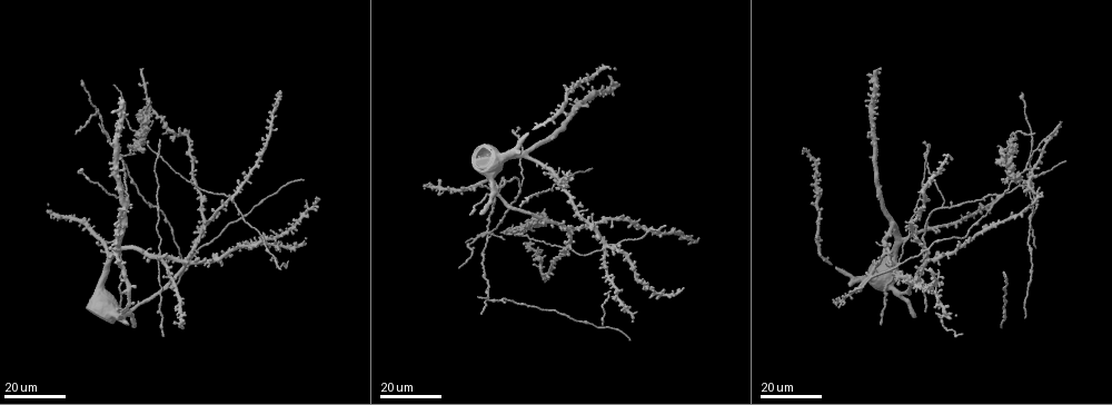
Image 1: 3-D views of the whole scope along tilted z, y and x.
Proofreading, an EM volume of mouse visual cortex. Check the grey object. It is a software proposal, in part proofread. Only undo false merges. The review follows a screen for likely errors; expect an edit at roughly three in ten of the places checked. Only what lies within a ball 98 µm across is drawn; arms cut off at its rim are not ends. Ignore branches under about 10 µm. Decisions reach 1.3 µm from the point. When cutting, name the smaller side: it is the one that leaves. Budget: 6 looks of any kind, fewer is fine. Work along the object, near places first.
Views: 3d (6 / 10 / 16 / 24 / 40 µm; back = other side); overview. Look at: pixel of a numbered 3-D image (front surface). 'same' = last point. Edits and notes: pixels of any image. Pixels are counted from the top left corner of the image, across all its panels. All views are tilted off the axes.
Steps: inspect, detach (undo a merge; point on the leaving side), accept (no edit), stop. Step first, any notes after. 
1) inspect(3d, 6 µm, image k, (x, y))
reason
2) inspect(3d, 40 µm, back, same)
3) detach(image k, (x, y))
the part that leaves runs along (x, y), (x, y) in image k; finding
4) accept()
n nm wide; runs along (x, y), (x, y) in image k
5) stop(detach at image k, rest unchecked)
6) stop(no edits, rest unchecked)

inspect(3d, 16 µm, image 1, (618, 297))

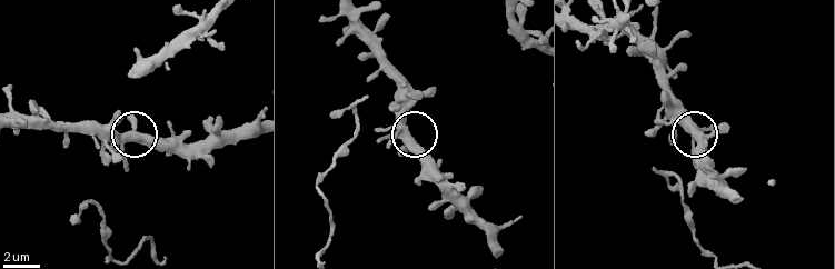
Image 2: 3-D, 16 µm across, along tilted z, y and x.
inspect(3d, 10 µm, image 2, (399, 129))
zoom in

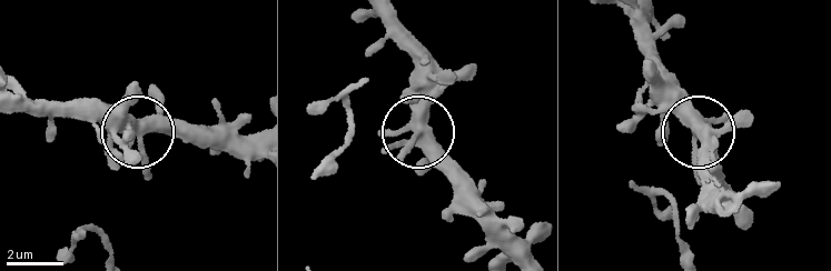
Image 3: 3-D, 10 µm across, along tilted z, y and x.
accept()
5 arms; continuous, no second cell

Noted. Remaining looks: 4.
inspect(3d, 24 µm, image 1, (521, 185))
three arms meet

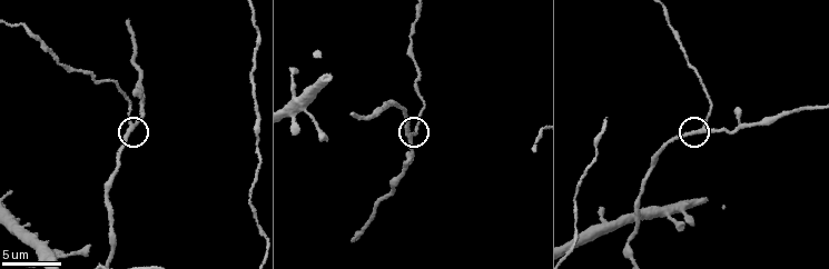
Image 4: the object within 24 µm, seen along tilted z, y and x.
inspect(3d, 6 µm, image 4, (407, 137))

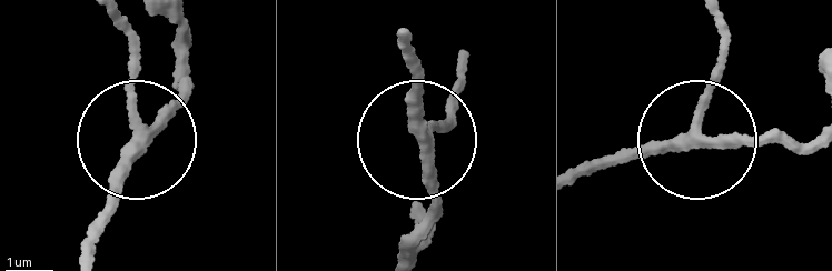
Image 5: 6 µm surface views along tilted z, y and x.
inspect(3d, 6 µm, back, image 5, (422, 135))
other side

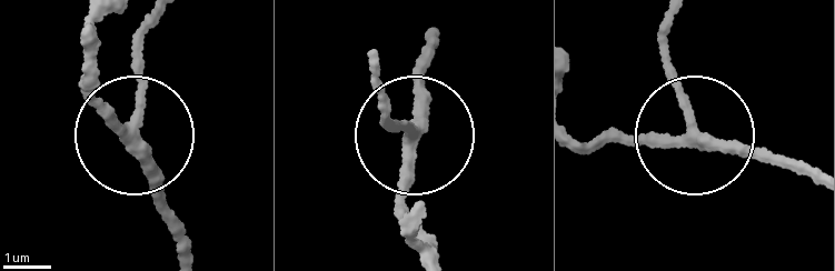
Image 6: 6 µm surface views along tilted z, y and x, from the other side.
accept()
3 arms; runs along (98, 44), (90, 79), (133, 132), (145, 22) in image 6; all the same cell

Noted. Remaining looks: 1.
stop(no edits, rest unchecked)

